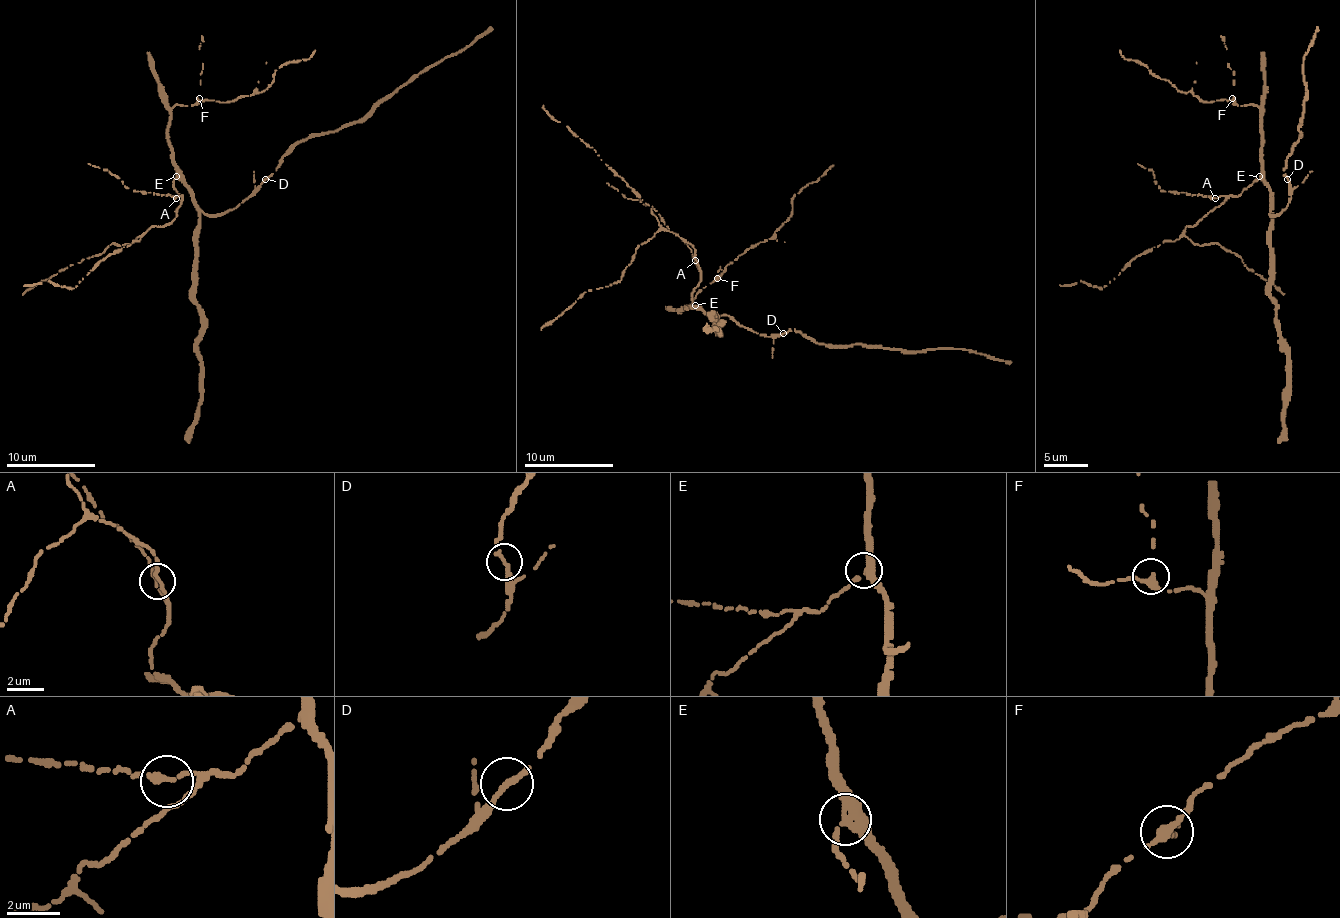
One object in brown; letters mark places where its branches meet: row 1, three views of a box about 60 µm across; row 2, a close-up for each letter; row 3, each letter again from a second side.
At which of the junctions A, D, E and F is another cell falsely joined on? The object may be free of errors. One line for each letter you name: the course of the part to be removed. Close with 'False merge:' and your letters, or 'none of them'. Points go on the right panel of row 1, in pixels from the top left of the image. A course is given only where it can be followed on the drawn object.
False merge: none of them

